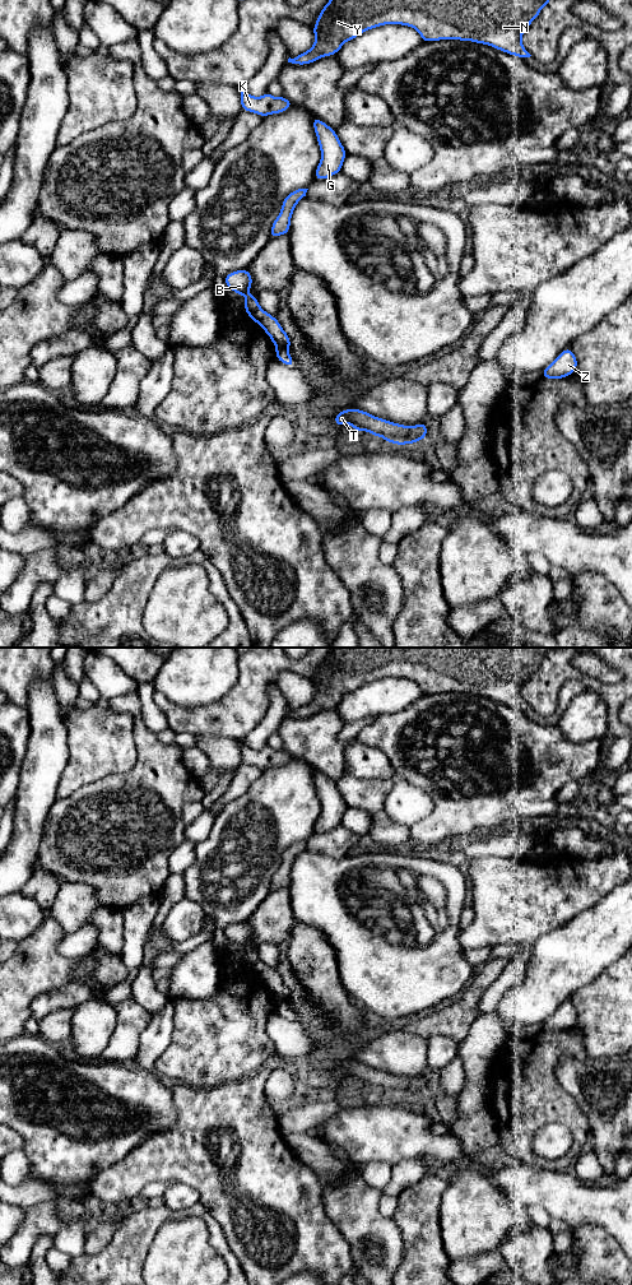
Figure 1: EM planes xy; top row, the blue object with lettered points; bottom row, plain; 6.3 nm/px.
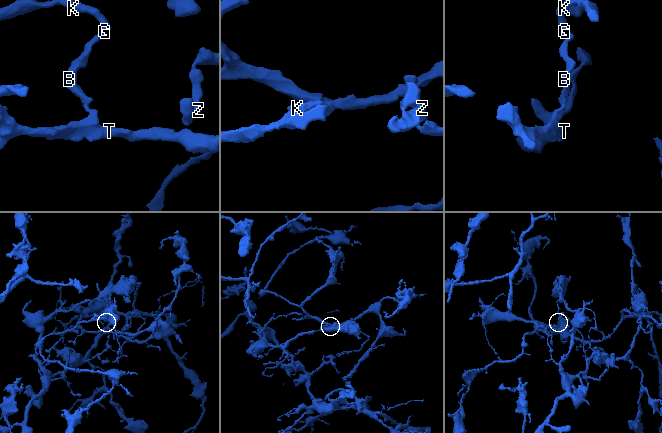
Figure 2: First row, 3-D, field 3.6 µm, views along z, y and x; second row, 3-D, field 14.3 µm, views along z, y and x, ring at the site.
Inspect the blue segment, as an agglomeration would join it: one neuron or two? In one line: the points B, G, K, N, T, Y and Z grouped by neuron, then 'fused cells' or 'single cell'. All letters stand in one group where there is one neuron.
B G K N Y Z / T | fused cells

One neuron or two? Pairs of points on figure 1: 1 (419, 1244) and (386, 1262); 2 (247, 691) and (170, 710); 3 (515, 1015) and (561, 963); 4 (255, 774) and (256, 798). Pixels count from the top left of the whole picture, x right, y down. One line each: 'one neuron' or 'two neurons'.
1: two neurons
2: one neuron
3: one neuron
4: two neurons

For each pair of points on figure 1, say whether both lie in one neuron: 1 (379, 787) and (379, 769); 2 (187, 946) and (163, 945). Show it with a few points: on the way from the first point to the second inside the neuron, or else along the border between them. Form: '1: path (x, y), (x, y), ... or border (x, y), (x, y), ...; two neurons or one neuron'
1: border (349, 774), (357, 778), (390, 778), (393, 780); two neurons
2: path (181, 946), (170, 946); one neuron

